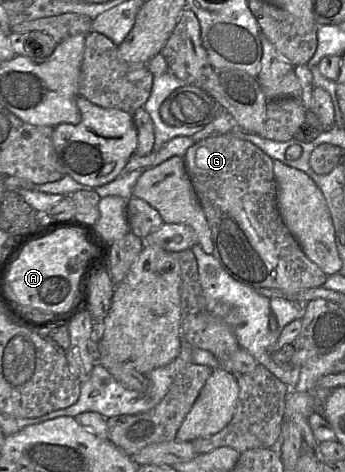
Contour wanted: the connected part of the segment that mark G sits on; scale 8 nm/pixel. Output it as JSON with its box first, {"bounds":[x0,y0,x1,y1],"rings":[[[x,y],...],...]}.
{"bounds":[184,133,328,297],"rings":[[[233,133],[202,139],[184,155],[186,171],[210,227],[214,258],[241,284],[280,289],[294,297],[303,289],[323,287],[328,276],[305,255],[281,218],[273,161]]]}

